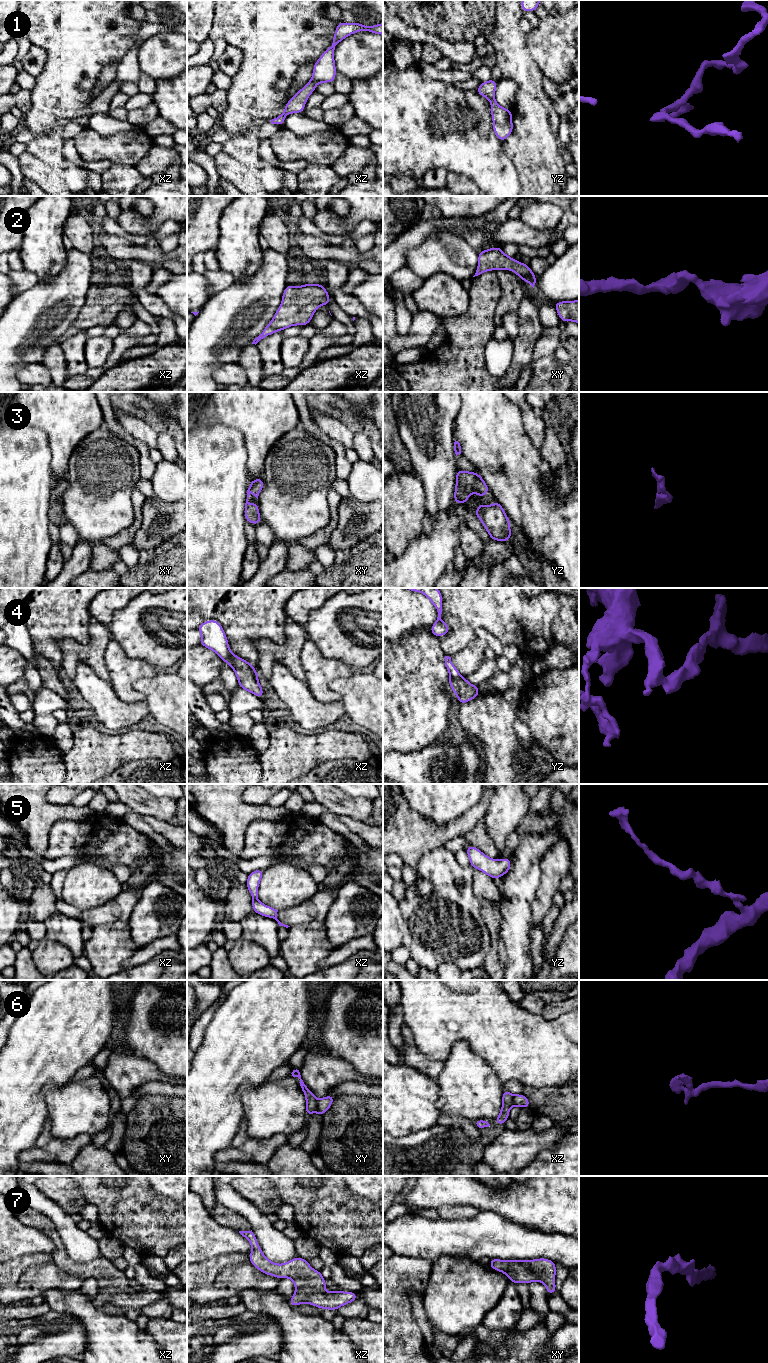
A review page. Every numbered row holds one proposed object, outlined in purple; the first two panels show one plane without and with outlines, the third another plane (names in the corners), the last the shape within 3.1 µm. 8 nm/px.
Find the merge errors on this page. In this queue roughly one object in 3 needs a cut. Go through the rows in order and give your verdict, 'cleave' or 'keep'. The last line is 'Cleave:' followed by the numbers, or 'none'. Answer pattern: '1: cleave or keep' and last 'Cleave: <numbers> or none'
1: keep
2: keep
3: keep
4: cleave
5: keep
6: cleave
7: keep
Cleave: 4, 6

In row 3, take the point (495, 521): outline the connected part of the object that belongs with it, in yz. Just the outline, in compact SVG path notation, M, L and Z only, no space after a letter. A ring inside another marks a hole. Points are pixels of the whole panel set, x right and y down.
M498 501L487 506L481 502L474 513L481 520L491 540L511 541L511 523Z

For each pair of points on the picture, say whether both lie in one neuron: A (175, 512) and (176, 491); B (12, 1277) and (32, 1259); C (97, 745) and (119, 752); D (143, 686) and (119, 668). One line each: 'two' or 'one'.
A: two
B: one
C: one
D: two

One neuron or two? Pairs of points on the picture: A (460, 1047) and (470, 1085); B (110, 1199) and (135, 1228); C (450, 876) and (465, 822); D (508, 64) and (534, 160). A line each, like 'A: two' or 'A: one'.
A: one
B: one
C: two
D: one

